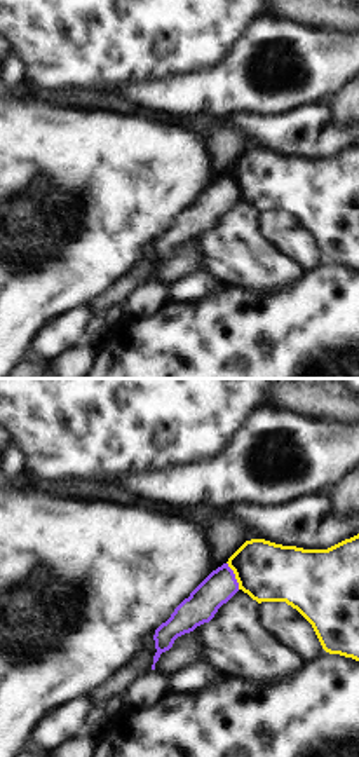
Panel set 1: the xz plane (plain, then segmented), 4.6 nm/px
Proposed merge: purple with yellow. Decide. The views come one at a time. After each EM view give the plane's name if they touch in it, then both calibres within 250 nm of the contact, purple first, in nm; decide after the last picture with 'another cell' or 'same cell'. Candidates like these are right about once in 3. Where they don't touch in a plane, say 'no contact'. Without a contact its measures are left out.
xz | 150/280 nm

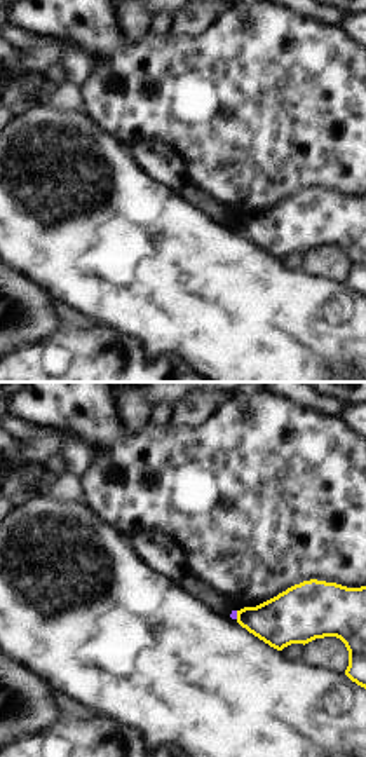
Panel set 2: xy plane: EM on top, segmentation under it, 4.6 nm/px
xy | 30/240 nm

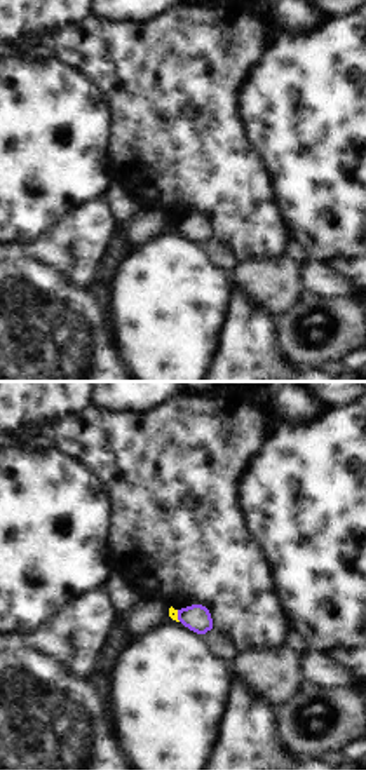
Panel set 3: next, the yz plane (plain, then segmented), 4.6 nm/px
yz | 120/50 nm

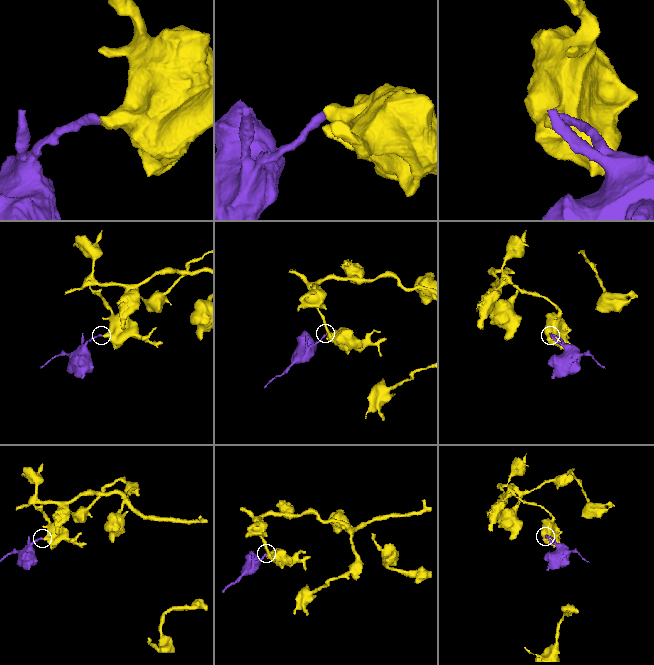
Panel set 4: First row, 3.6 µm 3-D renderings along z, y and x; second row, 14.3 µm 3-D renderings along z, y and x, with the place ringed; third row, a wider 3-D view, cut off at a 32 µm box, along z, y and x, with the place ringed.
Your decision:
another cell

